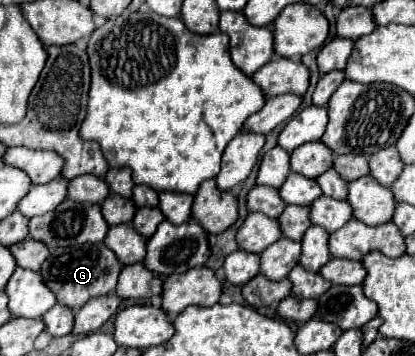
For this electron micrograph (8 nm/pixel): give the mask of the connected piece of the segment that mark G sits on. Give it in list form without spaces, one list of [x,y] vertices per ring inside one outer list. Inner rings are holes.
[[[87,243],[83,247],[59,247],[55,249],[41,267],[43,283],[55,293],[57,303],[63,303],[69,309],[81,309],[91,297],[101,297],[113,293],[117,277],[121,273],[121,263],[115,253],[105,247],[105,243]]]

